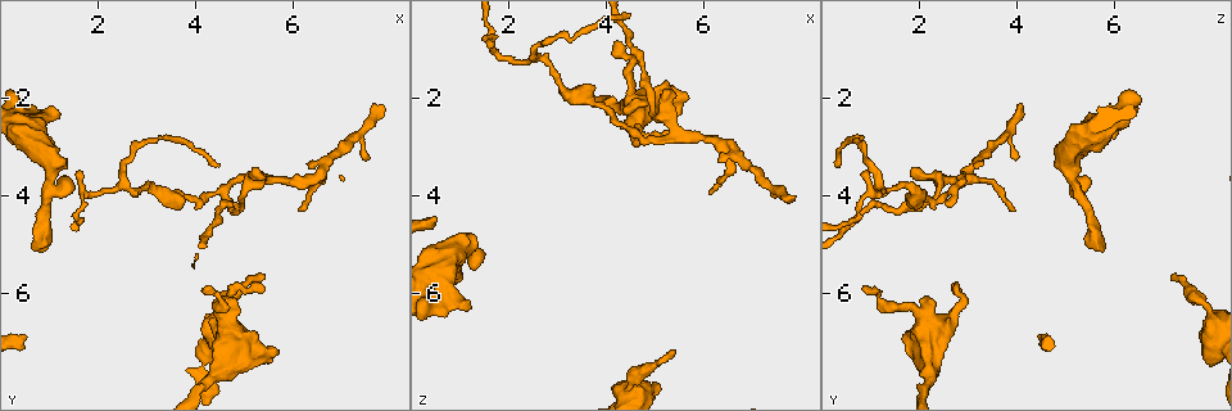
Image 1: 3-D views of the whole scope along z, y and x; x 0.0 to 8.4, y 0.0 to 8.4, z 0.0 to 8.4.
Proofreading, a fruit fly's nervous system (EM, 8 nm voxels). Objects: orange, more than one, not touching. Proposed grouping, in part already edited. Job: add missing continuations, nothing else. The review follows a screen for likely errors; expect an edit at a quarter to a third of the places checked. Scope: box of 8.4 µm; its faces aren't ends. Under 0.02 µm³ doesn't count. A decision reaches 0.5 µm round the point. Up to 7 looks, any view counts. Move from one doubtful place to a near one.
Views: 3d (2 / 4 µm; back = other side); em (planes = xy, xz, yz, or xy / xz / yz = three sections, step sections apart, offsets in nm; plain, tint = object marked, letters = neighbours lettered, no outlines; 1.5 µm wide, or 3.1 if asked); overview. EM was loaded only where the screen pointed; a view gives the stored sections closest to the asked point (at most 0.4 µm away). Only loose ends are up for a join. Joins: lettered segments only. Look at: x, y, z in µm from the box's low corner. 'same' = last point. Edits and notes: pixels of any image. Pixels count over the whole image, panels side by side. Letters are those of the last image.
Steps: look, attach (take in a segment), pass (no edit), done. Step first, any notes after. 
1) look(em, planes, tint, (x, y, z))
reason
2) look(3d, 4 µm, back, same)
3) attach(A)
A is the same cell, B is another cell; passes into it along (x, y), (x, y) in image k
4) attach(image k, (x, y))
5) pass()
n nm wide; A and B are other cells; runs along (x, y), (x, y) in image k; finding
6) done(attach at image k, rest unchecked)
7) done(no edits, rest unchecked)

look(3d, 4 µm, (4.20, 5.85, 0.80))
an open end

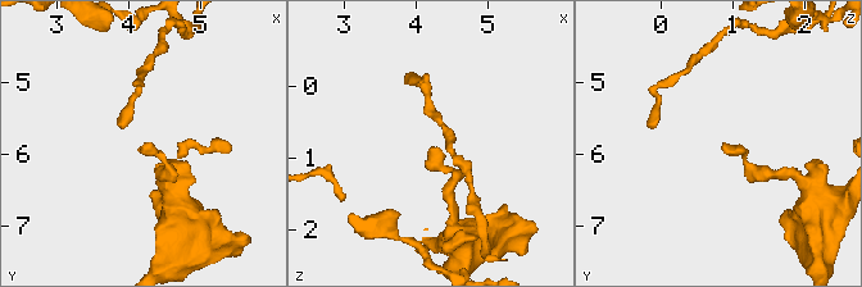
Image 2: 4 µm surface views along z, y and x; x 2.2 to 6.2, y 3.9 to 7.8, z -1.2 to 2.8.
look(em, xy, step 8, letters, (4.25, 5.90, 0.85))

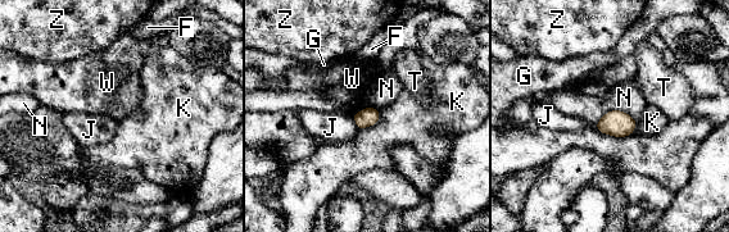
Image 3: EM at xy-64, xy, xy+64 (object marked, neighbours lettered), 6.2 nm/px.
pass()
F, G, J, K, N, T, W and Z are other cells; none of them fits

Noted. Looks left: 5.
look(3d, 4 µm, back, (1.25, 2.30, 6.25))
branch stops here

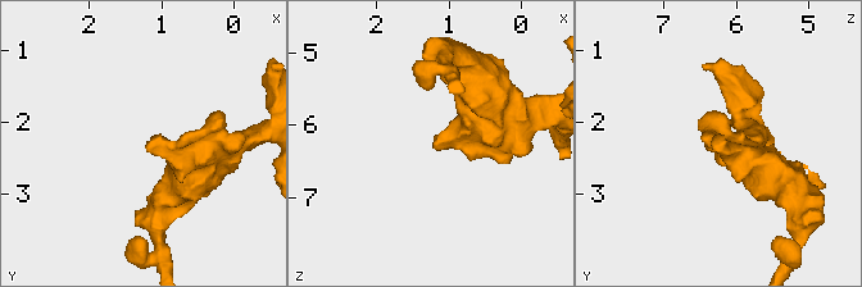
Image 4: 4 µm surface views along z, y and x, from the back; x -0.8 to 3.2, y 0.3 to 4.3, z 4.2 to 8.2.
look(em, planes, letters, (1.25, 2.30, 6.25))

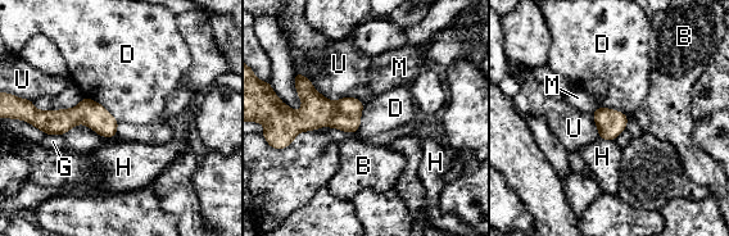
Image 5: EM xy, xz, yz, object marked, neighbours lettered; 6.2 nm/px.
pass()
160 nm wide; D touches over 280 nm; B, D, G, H, M and U are other cells; none of them fits

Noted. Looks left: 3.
look(em, xz, step 4, tint, (5.10, 7.15, 1.75))
branch stops here

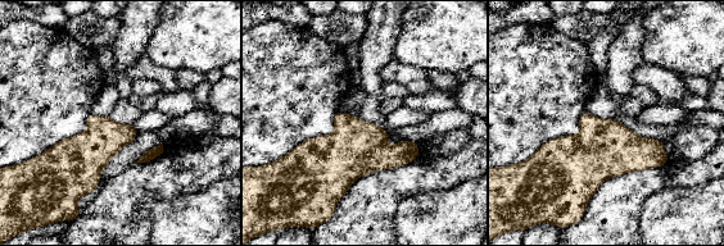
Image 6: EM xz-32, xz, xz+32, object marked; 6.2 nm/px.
look(em, planes, letters, same)
another direction

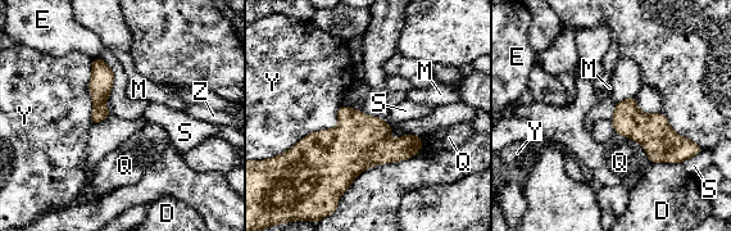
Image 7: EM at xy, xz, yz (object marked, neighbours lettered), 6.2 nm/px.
pass()
D, E, M, Q, S, Y and Z are other cells; border along (341, 104), (334, 127), (257, 161) in image 7; no lettered segment goes on from it

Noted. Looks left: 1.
done(no edits, rest unchecked)

